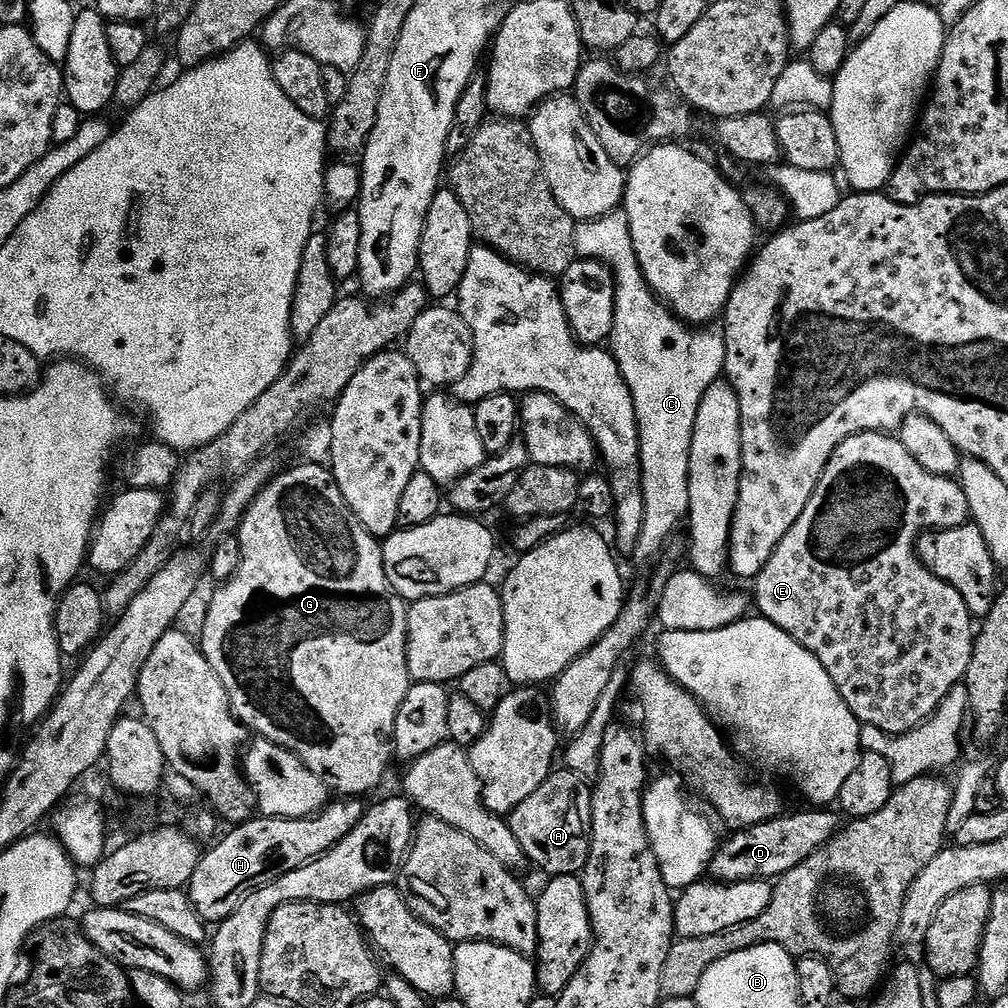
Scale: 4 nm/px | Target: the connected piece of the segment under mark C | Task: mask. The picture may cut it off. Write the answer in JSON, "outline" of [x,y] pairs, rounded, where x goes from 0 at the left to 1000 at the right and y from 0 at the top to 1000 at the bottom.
{"outline":[[[618,208],[607,210],[603,214],[594,214],[591,218],[581,218],[571,223],[571,231],[569,232],[569,240],[571,241],[572,255],[581,258],[596,258],[607,270],[607,274],[611,277],[611,299],[609,300],[609,327],[605,334],[605,348],[607,354],[613,359],[613,363],[617,367],[617,371],[621,375],[621,383],[625,383],[625,391],[629,395],[629,407],[633,415],[633,427],[635,428],[635,473],[637,474],[637,490],[639,491],[639,513],[637,514],[637,530],[633,534],[633,542],[631,543],[630,555],[643,556],[646,552],[651,552],[659,544],[659,539],[667,532],[667,527],[671,523],[680,519],[683,511],[683,503],[685,502],[685,478],[683,471],[685,470],[685,442],[688,435],[688,415],[692,415],[692,403],[696,403],[696,393],[700,391],[700,387],[704,387],[704,383],[710,377],[715,376],[718,360],[720,359],[720,343],[718,342],[717,328],[710,327],[705,329],[702,323],[688,323],[686,320],[680,320],[650,290],[641,280],[639,269],[635,267],[635,261],[631,255],[629,248],[629,240],[625,232],[625,224],[623,223],[623,213]]]}

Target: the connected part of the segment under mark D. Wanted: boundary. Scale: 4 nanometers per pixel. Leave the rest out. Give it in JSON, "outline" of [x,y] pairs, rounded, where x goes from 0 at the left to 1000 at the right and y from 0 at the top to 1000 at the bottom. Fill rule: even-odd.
{"outline":[[[806,804],[810,806],[786,806],[775,808],[766,813],[749,817],[743,821],[727,824],[722,834],[715,836],[702,856],[701,868],[707,874],[727,877],[737,873],[769,874],[788,859],[792,859],[825,832],[835,820],[832,805]],[[834,813],[834,813],[833,813]]]}

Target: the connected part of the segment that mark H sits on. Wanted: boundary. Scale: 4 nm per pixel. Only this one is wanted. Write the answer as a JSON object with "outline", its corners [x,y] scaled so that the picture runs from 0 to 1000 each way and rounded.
{"outline":[[[337,792],[332,796],[333,802],[322,801],[312,810],[295,813],[253,812],[243,817],[235,816],[231,825],[224,826],[222,830],[219,828],[213,834],[215,837],[199,848],[185,878],[192,903],[196,903],[203,915],[213,919],[253,881],[272,875],[272,871],[280,871],[280,867],[288,867],[288,863],[296,863],[296,859],[307,857],[327,844],[335,834],[343,831],[343,827],[347,827],[347,823],[351,823],[351,819],[355,819],[355,815],[359,815],[363,805],[362,795],[357,792]]]}

